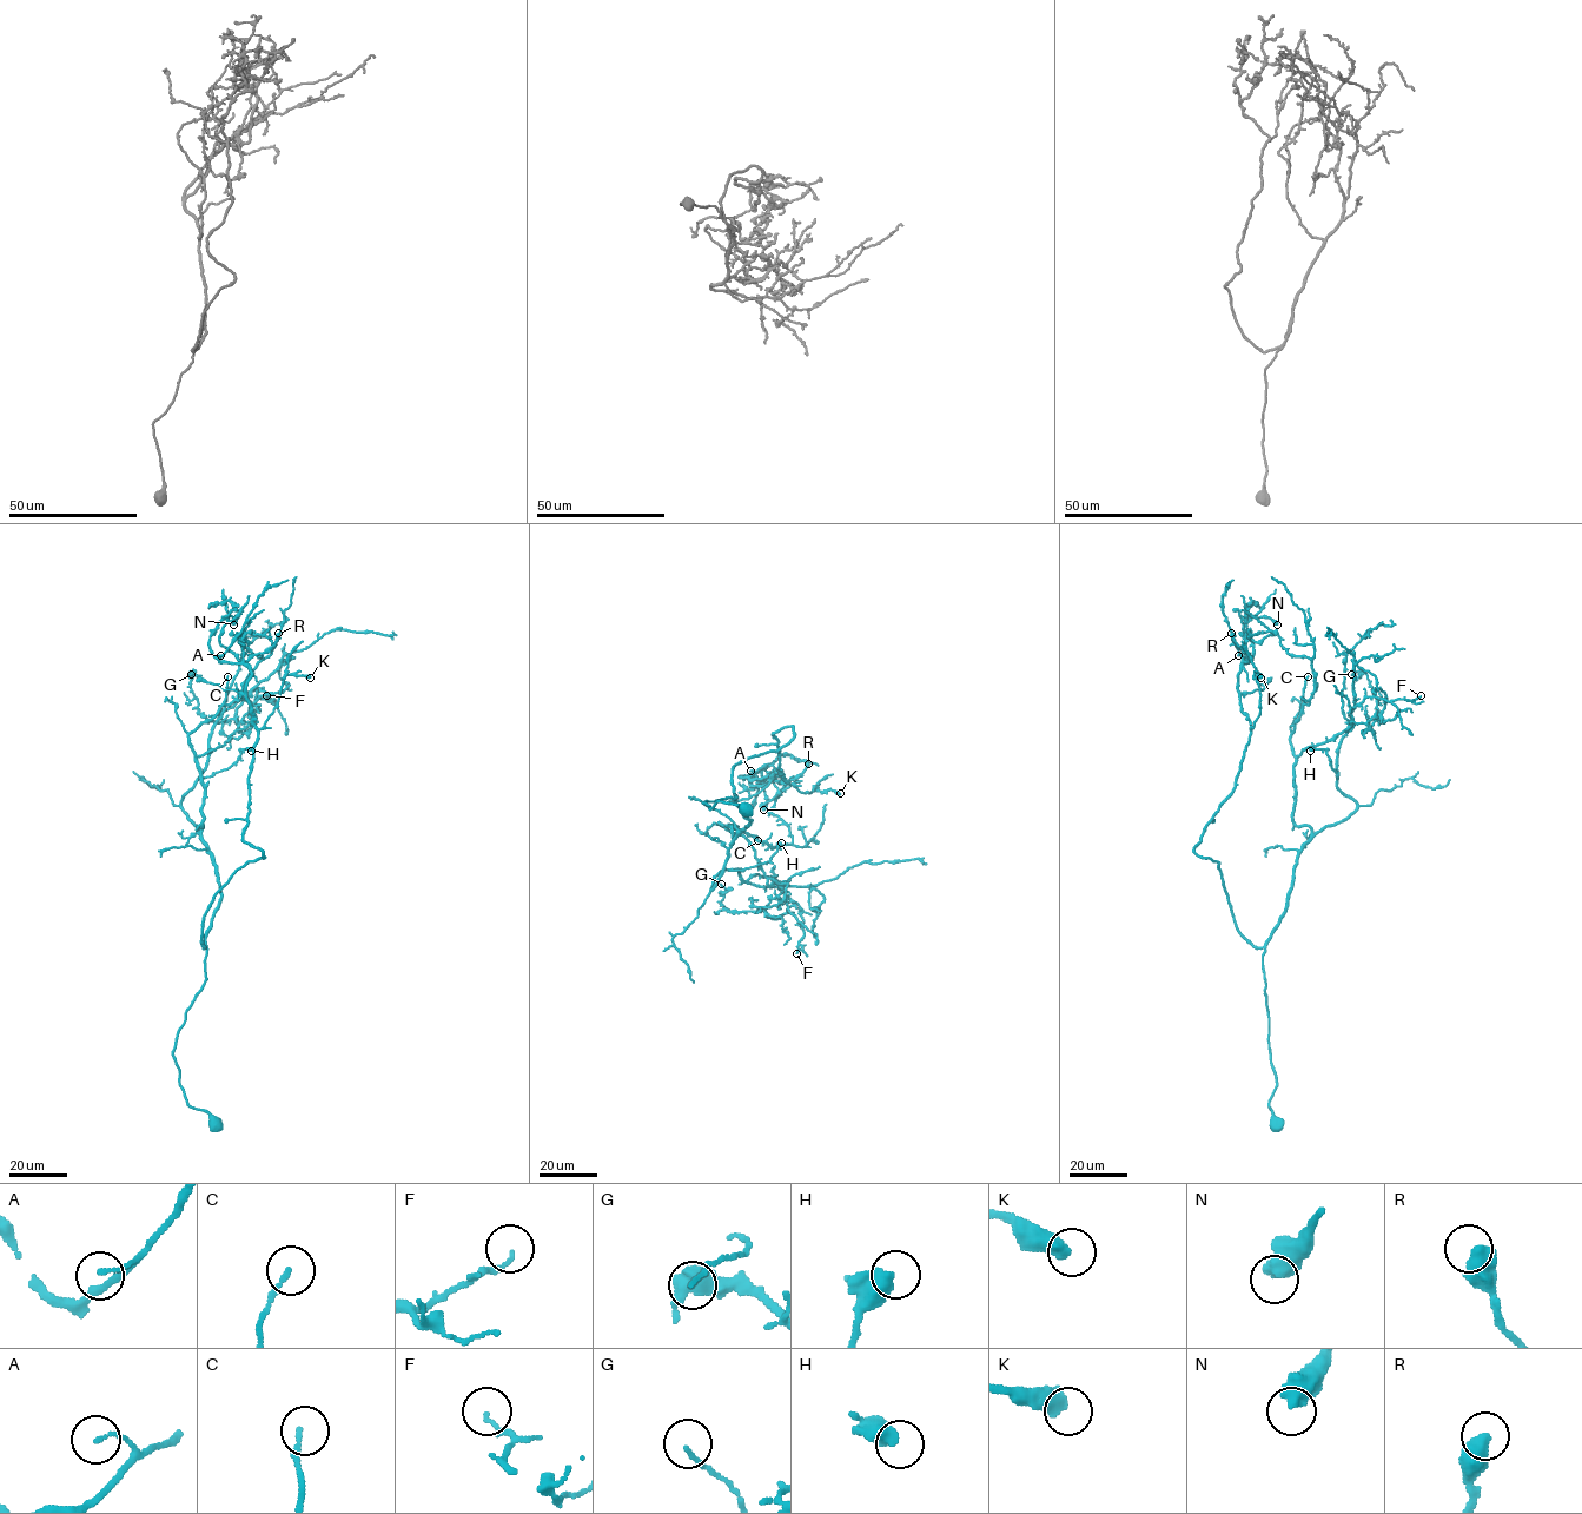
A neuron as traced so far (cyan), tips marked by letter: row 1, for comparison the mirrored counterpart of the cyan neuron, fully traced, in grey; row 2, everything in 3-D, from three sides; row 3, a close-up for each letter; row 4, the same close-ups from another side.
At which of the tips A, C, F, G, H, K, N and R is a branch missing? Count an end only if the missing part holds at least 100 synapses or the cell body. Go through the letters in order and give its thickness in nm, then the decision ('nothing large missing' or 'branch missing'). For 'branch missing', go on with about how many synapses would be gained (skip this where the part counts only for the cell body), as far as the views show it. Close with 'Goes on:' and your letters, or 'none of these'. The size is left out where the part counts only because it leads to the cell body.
A: calibre 120 nm; nothing large missing
C: calibre 150 nm; nothing large missing
F: calibre 100 nm; nothing large missing
G: calibre 130 nm; nothing large missing
H: calibre 500 nm; nothing large missing
K: calibre 500 nm; nothing large missing
N: calibre 480 nm; nothing large missing
R: calibre 600 nm; nothing large missing
Goes on: none of these

